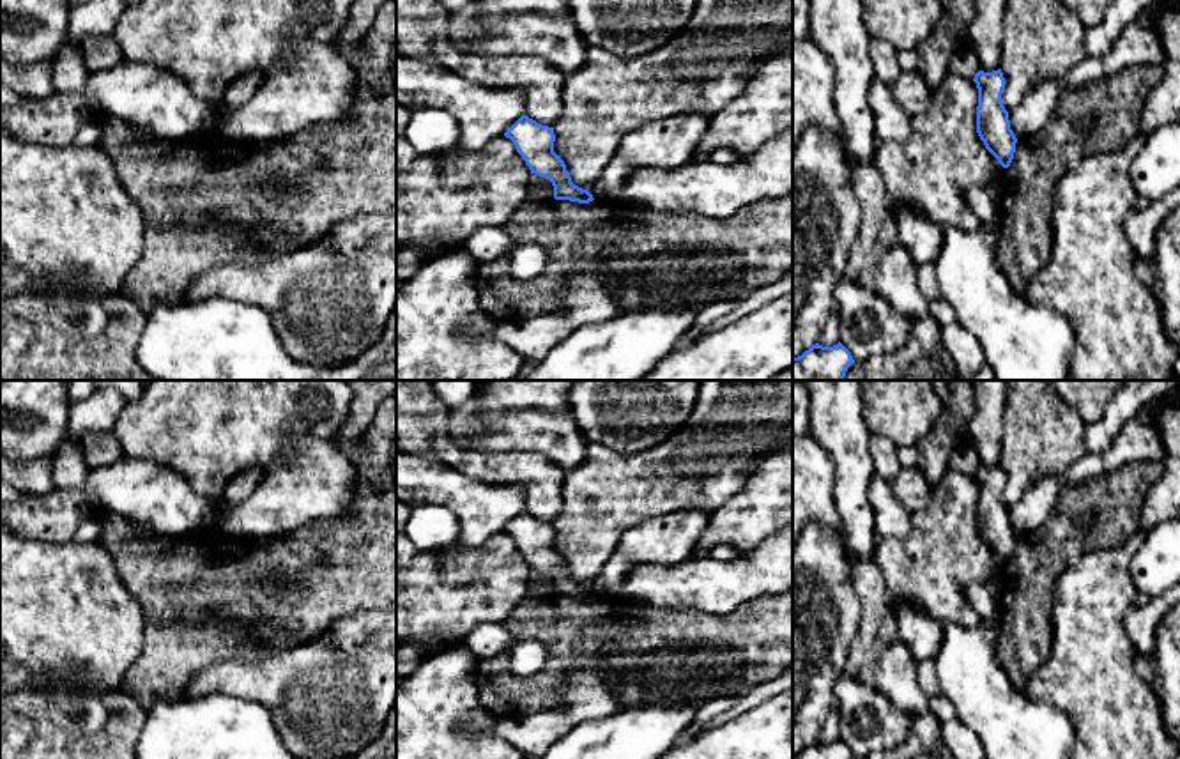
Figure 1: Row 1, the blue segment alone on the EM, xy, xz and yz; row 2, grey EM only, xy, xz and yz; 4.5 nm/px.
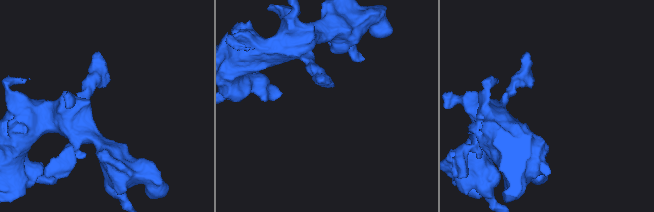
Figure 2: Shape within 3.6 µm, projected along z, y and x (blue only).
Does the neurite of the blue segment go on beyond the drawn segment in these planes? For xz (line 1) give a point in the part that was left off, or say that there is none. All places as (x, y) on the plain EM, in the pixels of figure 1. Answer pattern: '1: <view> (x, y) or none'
1: none

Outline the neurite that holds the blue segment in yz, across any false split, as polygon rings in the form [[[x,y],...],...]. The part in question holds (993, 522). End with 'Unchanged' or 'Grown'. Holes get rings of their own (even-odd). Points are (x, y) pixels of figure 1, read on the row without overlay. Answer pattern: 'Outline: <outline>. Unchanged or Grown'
Outline: [[[1001,465],[992,469],[978,467],[973,478],[978,485],[977,529],[998,559],[1008,564],[1014,556],[1017,534],[1010,525],[1008,508],[1001,499],[1005,485],[1003,469]]]. Unchanged

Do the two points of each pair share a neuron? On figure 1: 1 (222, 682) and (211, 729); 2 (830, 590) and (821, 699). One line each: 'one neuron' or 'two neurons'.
1: two neurons
2: one neuron

